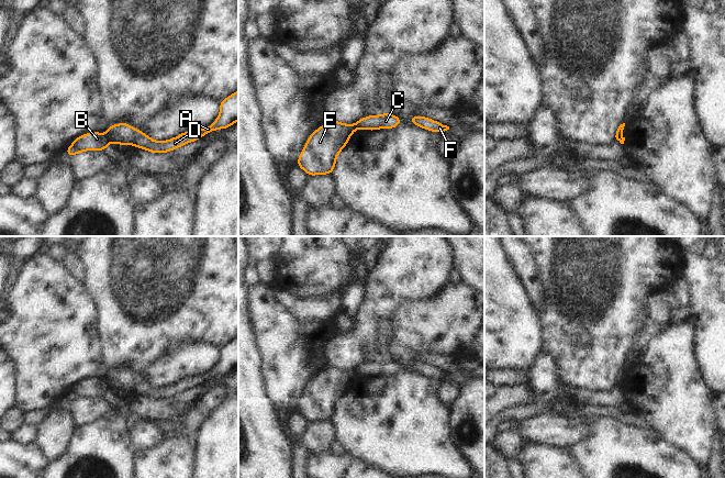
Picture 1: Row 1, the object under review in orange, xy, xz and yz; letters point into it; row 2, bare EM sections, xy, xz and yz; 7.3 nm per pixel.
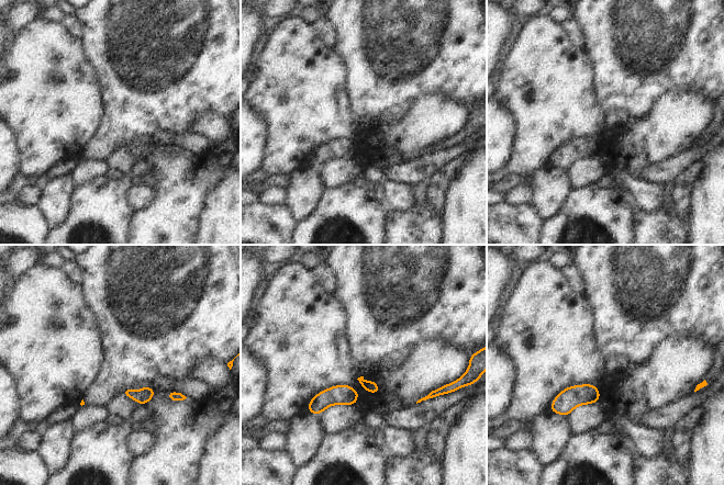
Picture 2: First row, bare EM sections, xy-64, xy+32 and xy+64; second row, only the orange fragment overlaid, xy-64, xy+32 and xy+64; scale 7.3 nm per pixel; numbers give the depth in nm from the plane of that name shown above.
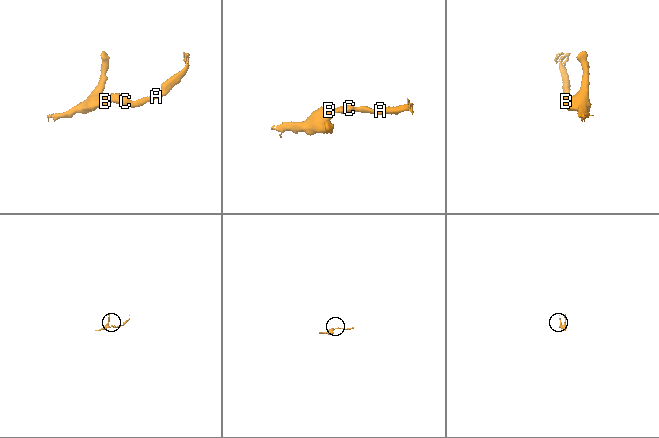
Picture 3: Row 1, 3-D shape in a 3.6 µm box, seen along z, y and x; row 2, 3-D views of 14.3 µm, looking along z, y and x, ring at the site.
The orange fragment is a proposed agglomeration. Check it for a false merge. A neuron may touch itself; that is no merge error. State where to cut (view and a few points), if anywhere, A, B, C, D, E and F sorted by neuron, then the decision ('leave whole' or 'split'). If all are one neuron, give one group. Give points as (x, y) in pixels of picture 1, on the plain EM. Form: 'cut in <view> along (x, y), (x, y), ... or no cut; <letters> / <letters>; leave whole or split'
cut in xy along (106, 380), (111, 387); A C D F / B E; split

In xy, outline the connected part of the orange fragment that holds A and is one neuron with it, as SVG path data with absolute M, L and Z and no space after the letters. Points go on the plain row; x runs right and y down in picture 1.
M238 336L220 348L220 360L218 365L204 375L182 378L174 385L158 388L124 368L110 371L107 381L115 390L123 392L132 390L138 396L143 394L150 399L168 399L190 388L201 386L203 381L215 376L227 375L236 367L238 367Z

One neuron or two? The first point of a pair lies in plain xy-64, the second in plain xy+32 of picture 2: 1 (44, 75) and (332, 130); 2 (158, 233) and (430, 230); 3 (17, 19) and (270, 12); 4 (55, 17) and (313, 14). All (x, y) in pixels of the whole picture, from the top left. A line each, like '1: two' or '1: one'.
1: one
2: one
3: one
4: one

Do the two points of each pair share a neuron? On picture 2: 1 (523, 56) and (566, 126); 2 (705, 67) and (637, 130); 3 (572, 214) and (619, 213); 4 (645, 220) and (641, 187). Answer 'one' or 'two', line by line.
1: one
2: two
3: one
4: two

